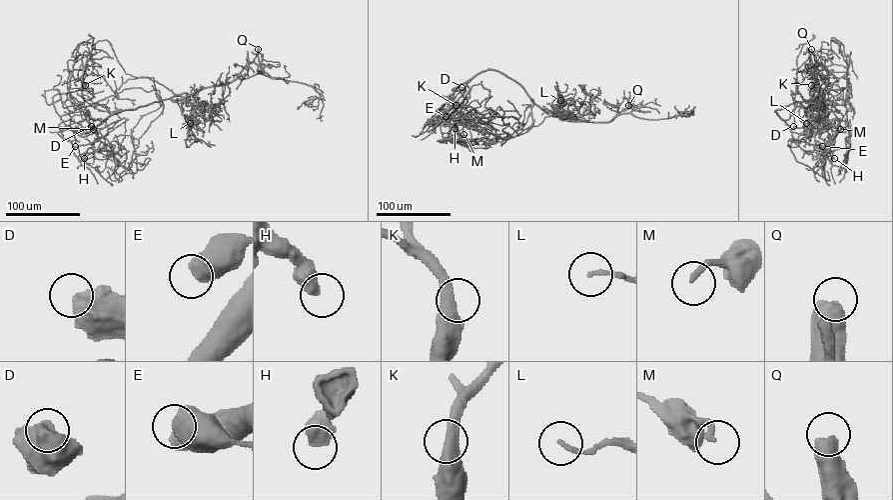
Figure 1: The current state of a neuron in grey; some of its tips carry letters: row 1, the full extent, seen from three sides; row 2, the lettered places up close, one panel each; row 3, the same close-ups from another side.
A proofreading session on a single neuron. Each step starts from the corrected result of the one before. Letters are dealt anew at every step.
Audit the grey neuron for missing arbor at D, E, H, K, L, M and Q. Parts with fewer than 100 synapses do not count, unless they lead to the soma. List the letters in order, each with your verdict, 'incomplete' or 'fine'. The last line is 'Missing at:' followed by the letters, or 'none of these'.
D: fine
E: fine
H: fine
K: fine
L: fine
M: fine
Q: incomplete
Missing at: Q

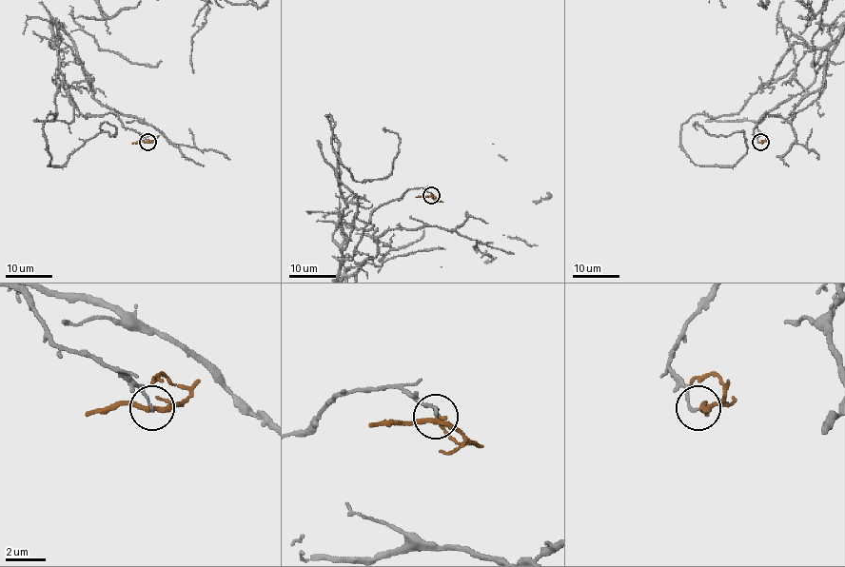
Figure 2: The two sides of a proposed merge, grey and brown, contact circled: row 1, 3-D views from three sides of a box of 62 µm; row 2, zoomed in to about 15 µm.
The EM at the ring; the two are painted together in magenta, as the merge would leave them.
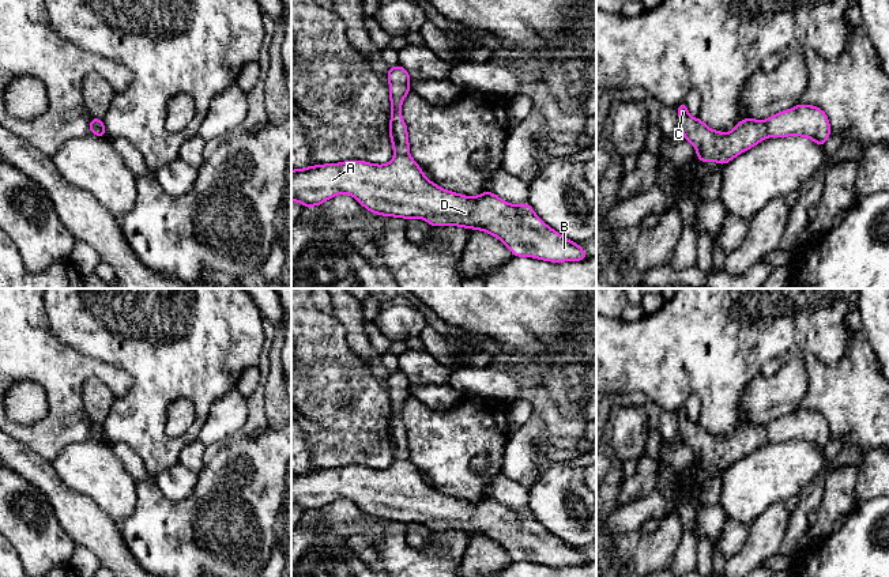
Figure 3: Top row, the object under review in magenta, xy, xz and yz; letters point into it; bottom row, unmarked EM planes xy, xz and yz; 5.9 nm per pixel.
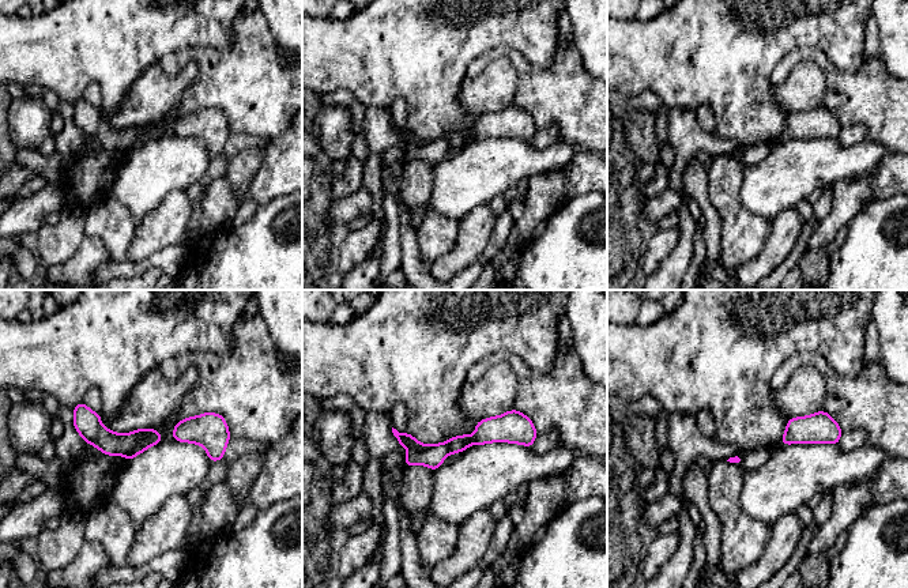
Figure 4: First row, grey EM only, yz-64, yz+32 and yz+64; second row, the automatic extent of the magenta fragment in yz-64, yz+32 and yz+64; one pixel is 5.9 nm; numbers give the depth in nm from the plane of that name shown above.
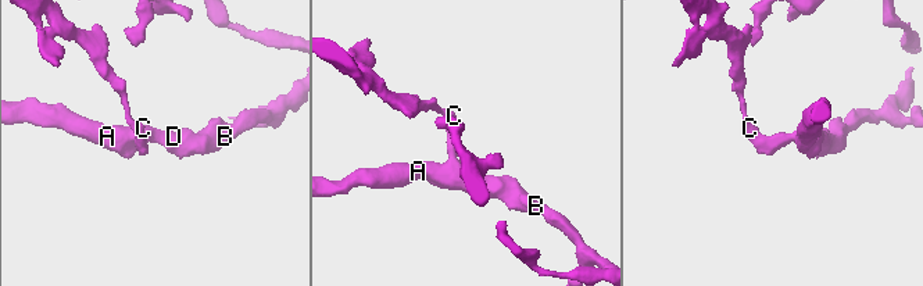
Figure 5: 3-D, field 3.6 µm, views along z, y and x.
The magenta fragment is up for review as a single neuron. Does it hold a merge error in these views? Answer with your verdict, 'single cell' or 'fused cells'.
fused cells

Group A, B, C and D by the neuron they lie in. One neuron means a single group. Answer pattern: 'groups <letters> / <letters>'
groups A B D / C

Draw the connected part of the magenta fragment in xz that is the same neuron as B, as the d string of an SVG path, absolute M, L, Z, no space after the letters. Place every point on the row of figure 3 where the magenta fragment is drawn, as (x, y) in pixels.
M395 155L388 165L363 161L346 161L291 170L291 201L301 201L306 208L321 205L335 195L349 193L373 214L398 218L421 218L436 226L462 226L487 231L502 241L513 257L530 256L543 261L580 261L588 254L560 233L543 223L531 205L513 205L491 192L470 197L440 188L429 181L418 163L407 155Z

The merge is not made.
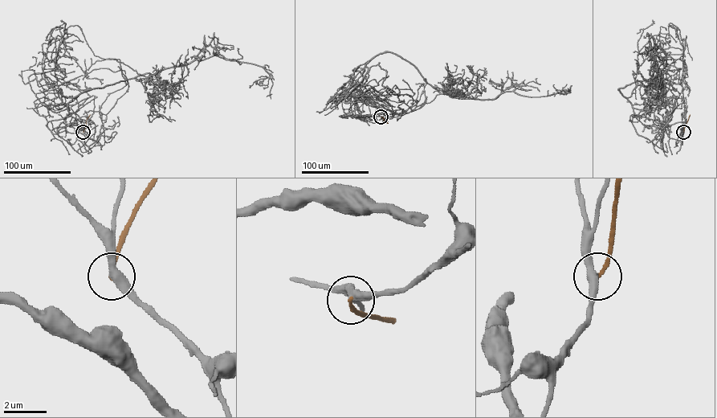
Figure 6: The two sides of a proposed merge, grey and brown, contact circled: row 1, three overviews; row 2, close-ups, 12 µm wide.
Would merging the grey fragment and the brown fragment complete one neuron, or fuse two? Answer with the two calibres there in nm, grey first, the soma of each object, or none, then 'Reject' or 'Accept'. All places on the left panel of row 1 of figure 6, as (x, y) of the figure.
Thickness 400 nm (grey) against 150 nm. Soma of grey: none. Soma of brown: none. Accept

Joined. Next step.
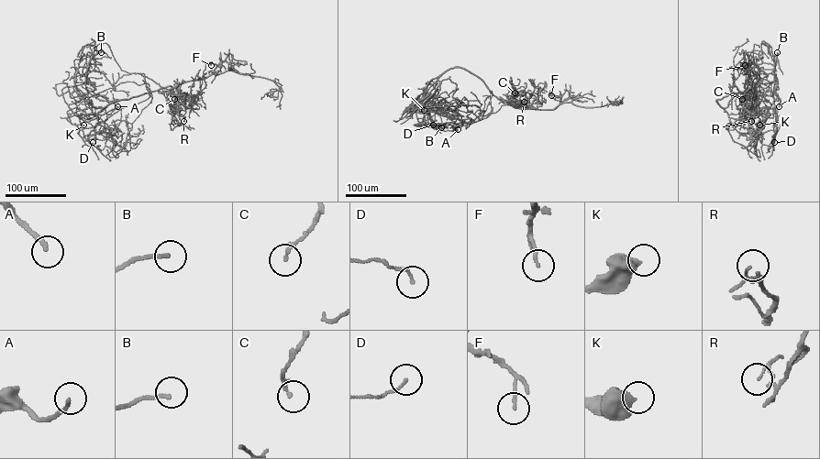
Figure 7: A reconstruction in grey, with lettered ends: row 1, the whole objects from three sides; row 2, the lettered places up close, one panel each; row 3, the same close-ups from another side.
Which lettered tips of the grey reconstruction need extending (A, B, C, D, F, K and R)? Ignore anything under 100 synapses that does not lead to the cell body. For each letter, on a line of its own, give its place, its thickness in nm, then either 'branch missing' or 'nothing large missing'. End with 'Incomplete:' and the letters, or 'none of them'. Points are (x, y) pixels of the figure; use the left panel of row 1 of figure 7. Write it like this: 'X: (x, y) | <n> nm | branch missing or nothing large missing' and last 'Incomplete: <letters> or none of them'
A: (117, 106) | 180 nm | nothing large missing
B: (101, 52) | 180 nm | nothing large missing
C: (174, 99) | 160 nm | nothing large missing
D: (93, 142) | 130 nm | nothing large missing
F: (211, 65) | 150 nm | nothing large missing
K: (83, 125) | 550 nm | nothing large missing
R: (183, 121) | 70 nm | nothing large missing
Incomplete: none of them

